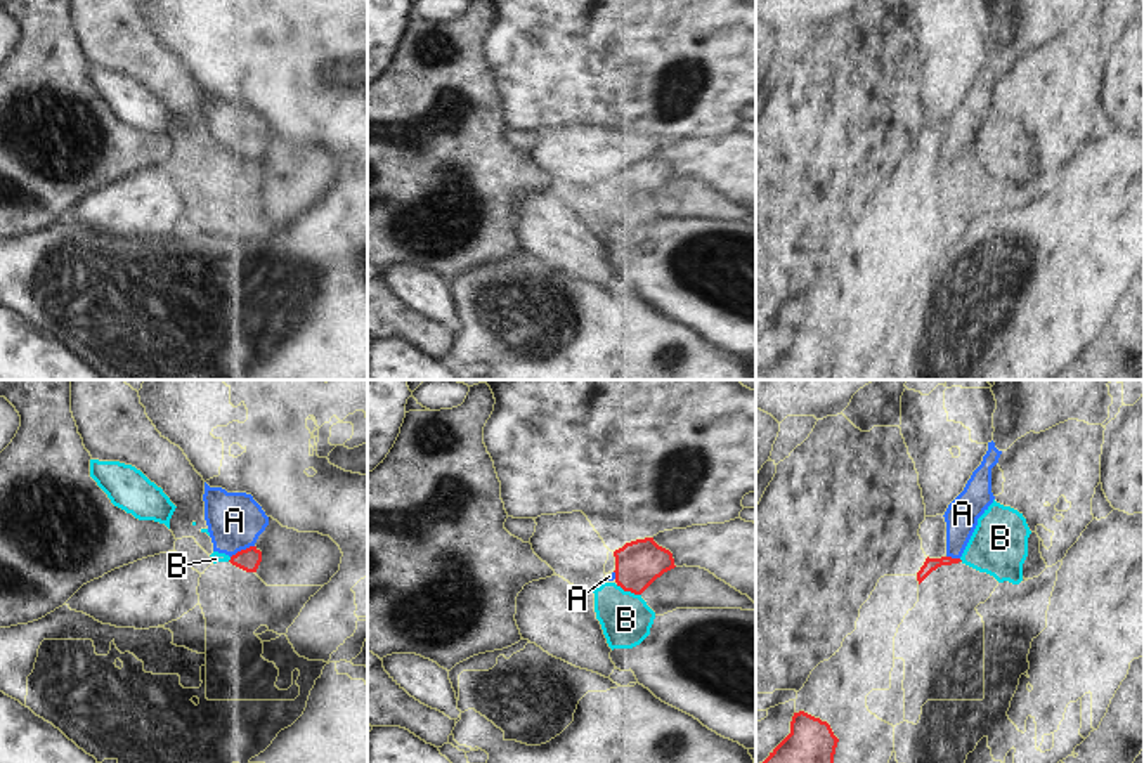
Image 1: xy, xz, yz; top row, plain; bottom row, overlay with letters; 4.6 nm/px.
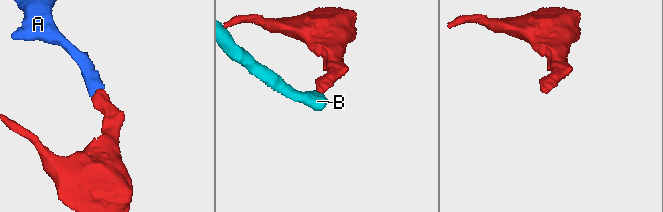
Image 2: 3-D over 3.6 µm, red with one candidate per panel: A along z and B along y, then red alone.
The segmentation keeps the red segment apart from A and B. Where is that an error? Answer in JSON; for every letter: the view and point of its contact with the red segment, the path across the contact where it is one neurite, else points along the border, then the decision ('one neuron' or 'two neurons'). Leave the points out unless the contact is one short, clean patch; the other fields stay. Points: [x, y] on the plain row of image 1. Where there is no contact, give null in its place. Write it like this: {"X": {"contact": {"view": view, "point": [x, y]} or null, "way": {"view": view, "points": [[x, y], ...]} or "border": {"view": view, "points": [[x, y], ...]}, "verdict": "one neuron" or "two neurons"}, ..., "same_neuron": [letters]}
{"A": {"contact": {"view": "xy", "point": [241, 162]}, "way": {"view": "xy", "points": [[248, 170], [241, 162], [234, 146], [234, 132]]}, "verdict": "one neuron"}, "B": {"contact": {"view": "xz", "point": [628, 202]}, "border": {"view": "xz", "points": [[616, 196], [640, 207]]}, "verdict": "two neurons"}, "same_neuron": ["A"]}

